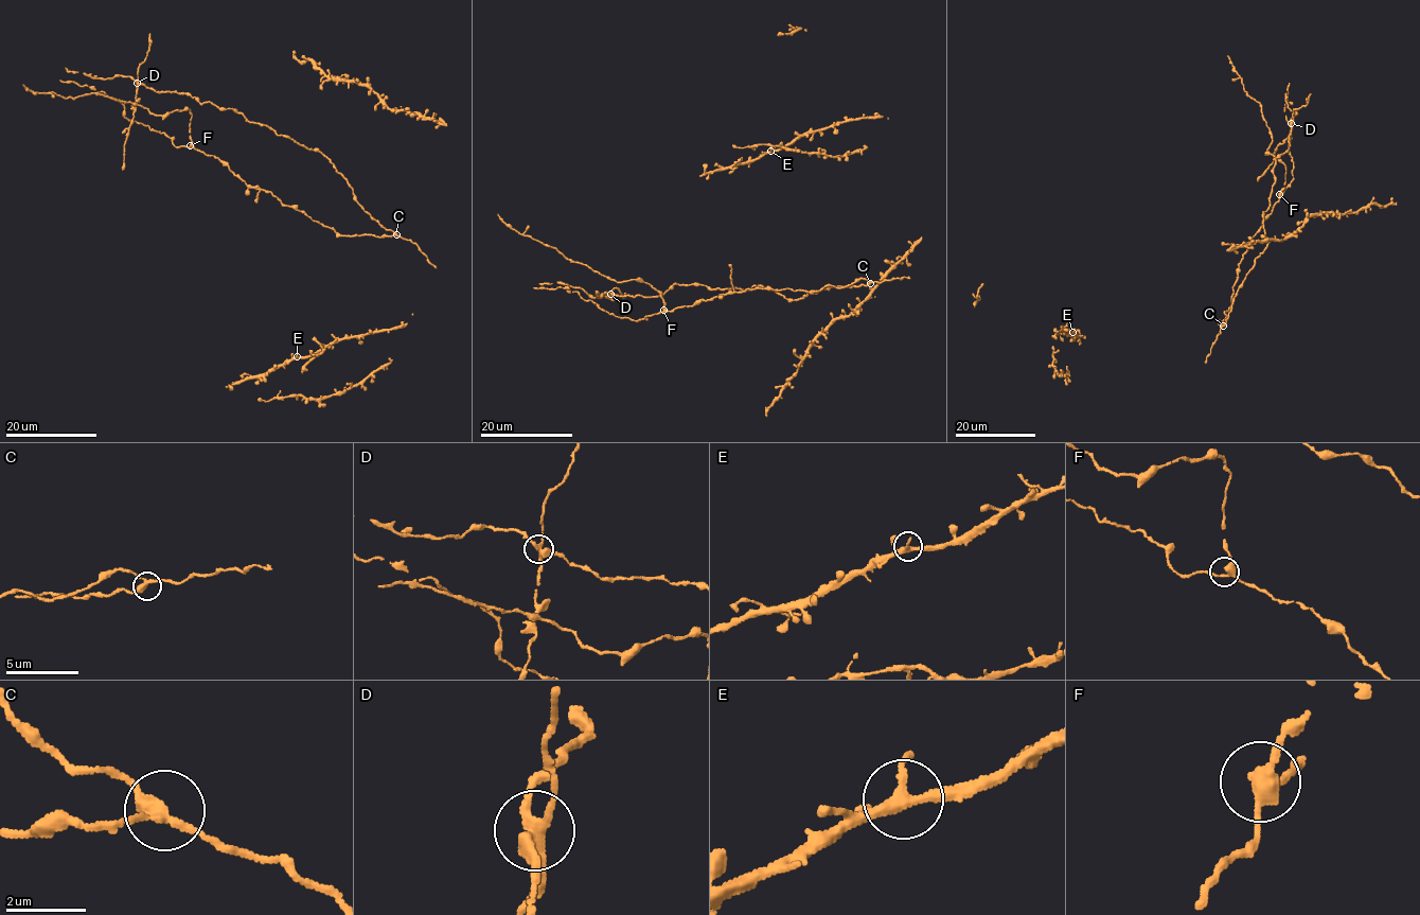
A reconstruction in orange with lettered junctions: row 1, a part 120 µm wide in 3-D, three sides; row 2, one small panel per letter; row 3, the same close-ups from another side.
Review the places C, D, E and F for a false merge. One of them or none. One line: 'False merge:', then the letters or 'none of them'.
False merge: D

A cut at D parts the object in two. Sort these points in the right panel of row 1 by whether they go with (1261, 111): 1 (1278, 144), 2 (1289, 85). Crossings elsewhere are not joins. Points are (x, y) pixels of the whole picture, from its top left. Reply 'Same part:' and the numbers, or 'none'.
Same part: 2

